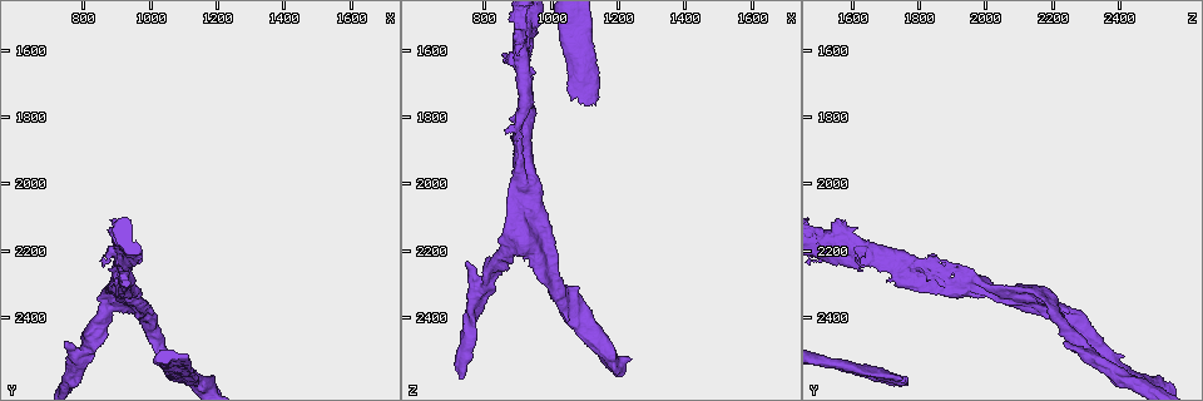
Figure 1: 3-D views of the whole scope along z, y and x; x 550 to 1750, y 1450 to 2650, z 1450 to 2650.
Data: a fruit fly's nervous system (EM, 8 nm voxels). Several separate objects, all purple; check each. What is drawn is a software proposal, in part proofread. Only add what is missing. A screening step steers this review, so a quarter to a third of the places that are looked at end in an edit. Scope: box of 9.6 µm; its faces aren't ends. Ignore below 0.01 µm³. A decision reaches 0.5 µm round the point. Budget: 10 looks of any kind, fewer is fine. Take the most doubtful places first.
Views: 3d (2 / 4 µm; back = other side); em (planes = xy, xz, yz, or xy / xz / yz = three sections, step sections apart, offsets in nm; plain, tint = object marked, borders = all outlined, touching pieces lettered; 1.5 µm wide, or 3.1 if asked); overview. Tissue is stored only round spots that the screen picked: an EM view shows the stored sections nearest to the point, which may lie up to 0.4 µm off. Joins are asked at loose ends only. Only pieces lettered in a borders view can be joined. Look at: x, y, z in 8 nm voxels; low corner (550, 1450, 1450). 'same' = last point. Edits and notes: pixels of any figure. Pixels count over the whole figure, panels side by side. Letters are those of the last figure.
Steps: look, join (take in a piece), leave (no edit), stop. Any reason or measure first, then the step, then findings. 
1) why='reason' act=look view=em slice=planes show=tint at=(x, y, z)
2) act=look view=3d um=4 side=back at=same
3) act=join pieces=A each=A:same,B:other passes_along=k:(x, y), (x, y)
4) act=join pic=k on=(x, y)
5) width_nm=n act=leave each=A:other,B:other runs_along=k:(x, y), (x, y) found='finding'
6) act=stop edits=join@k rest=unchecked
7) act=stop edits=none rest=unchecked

why='branch stops here' act=look view=em slice=yz step=4 show=tint at=(1060, 2590, 1740)

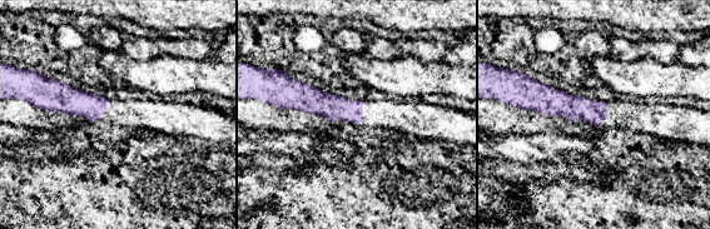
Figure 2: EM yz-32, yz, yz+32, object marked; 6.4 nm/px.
act=look view=em slice=xy step=4 show=borders at=same

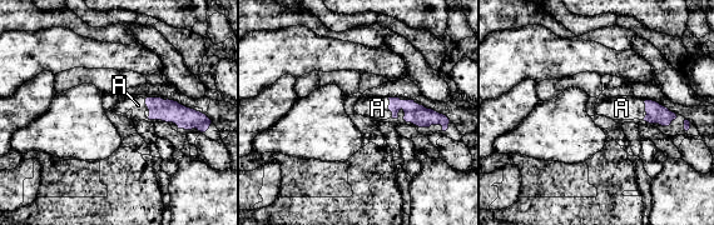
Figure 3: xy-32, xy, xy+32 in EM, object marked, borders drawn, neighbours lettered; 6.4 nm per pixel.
longest_contact=A:130nm act=join pieces=A each=A:same found='the cell continues'

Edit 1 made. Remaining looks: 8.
why='branch stops here' act=look view=em um=3.1 slice=xz step=8 show=tint at=(870, 2220, 1850)

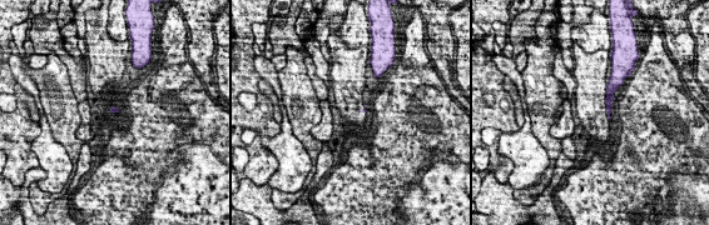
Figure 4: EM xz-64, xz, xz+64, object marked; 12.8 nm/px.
act=look view=em um=3.1 slice=planes show=borders at=same

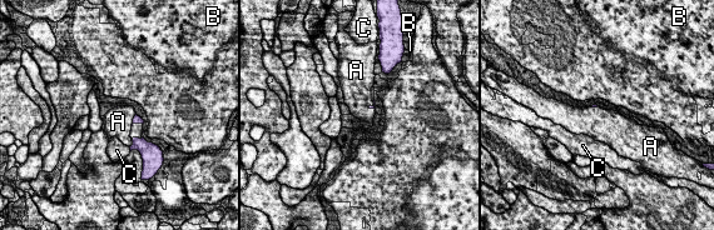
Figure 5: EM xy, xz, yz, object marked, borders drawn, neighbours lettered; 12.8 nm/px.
act=leave each=A:other,B:other,C:other border=5:(135, 113), (130, 125) found='none of them fits'

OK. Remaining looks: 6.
why='thick end' act=look view=3d um=2 at=(890, 2110, 1550)

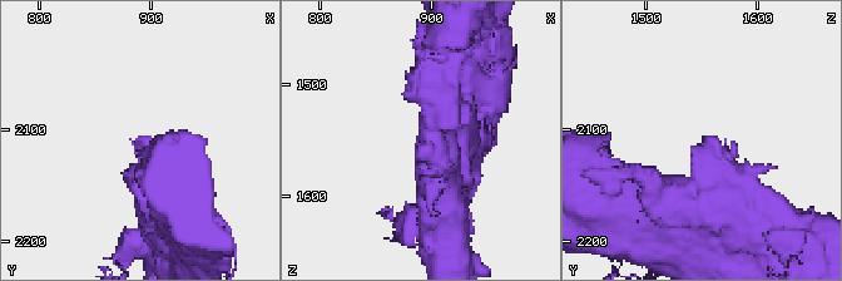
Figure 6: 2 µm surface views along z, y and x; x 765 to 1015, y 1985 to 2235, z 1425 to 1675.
arm_widths_nm=320,380 act=look view=em slice=xz step=8 show=tint at=(890, 2108, 1560)

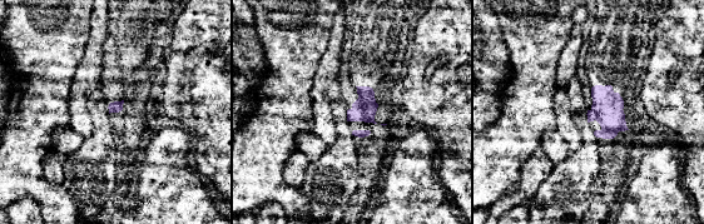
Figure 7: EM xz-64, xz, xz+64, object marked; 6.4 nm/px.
act=look view=em slice=planes show=borders at=same

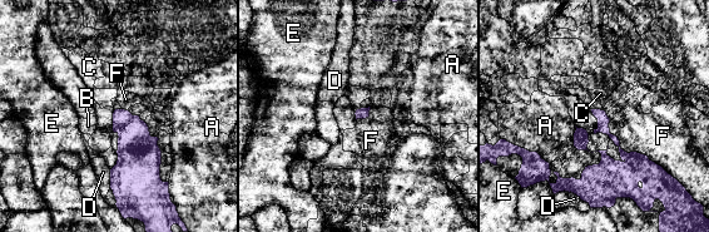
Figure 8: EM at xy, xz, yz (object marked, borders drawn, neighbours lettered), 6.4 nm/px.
longest_contact=F:550nm act=leave each=A:other,B:other,C:other,D:other,E:other,F:other found='no lettered piece goes on from it'

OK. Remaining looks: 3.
act=look view=em slice=planes show=borders at=(750, 2470, 2230)

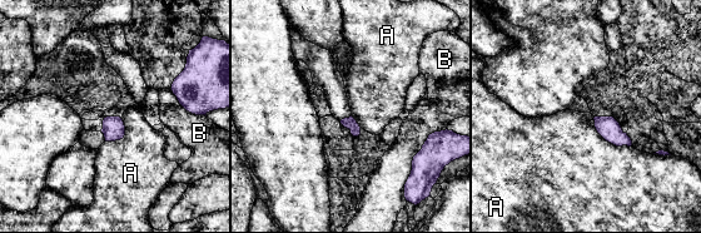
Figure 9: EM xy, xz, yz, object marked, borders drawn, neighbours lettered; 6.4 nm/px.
act=leave each=A:other,B:other border=9:(592, 118), (606, 140), (630, 147) found='no lettered piece goes on from it'

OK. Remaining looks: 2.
act=stop edits=join@3 rest=unchecked

